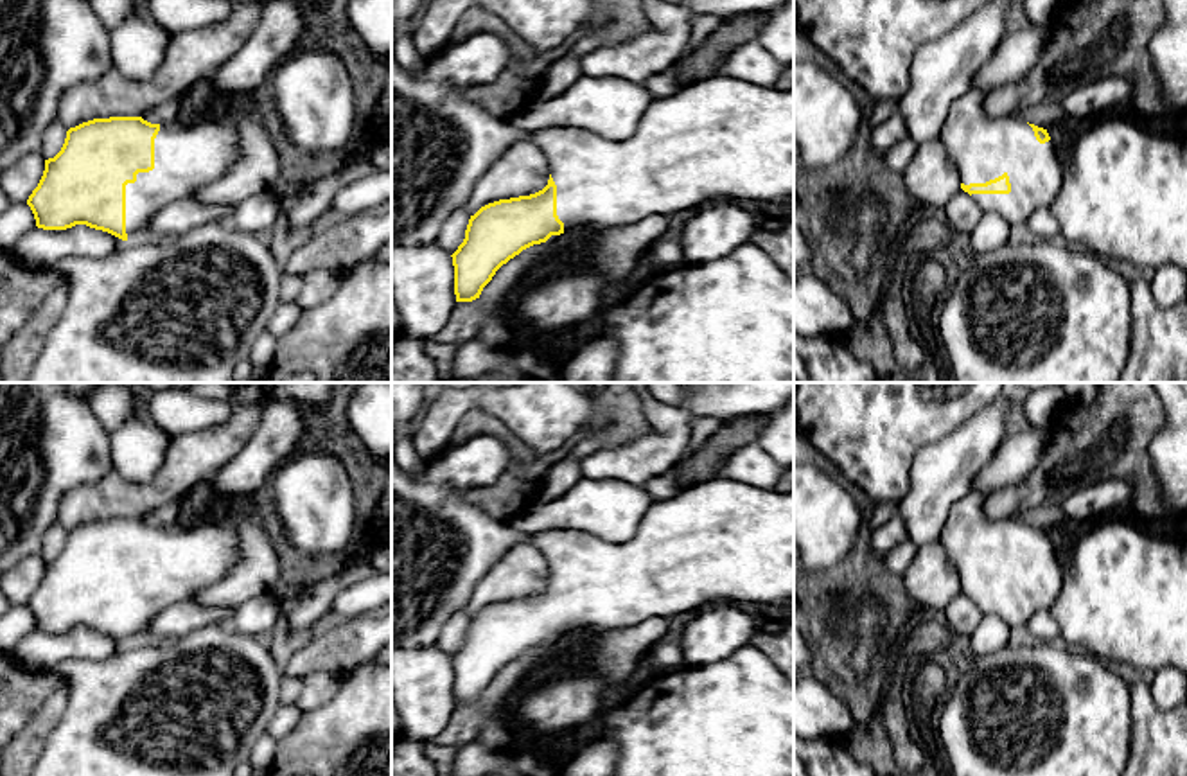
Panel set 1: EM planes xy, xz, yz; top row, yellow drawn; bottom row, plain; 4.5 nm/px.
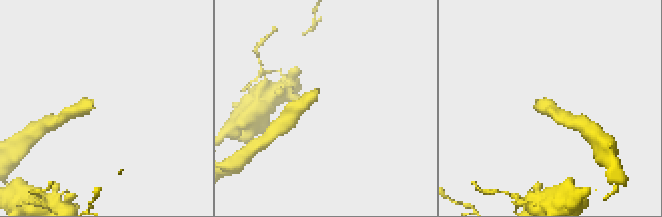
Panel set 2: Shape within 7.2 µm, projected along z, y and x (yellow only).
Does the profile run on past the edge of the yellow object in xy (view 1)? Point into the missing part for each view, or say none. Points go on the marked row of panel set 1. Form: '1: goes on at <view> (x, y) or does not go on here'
1: goes on at xy (187, 158)

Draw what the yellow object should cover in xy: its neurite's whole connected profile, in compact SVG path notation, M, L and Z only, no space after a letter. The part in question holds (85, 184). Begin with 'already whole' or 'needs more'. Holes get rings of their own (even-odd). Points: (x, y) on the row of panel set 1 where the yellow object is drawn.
needs more; M212 113L192 124L151 124L142 117L110 117L83 122L66 131L61 151L45 160L45 171L27 199L36 226L43 230L66 230L86 225L108 232L122 241L135 241L147 223L174 201L192 198L199 189L219 180L239 156L235 120Z

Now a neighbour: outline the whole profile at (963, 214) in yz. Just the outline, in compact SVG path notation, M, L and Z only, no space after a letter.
M963 189L943 207L954 234L970 235L982 217L982 208Z

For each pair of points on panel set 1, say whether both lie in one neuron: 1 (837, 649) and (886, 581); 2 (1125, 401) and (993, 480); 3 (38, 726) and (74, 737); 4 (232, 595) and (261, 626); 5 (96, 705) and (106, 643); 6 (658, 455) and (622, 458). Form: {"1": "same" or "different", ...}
{"1": "same", "2": "different", "3": "different", "4": "different", "5": "different", "6": "same"}

